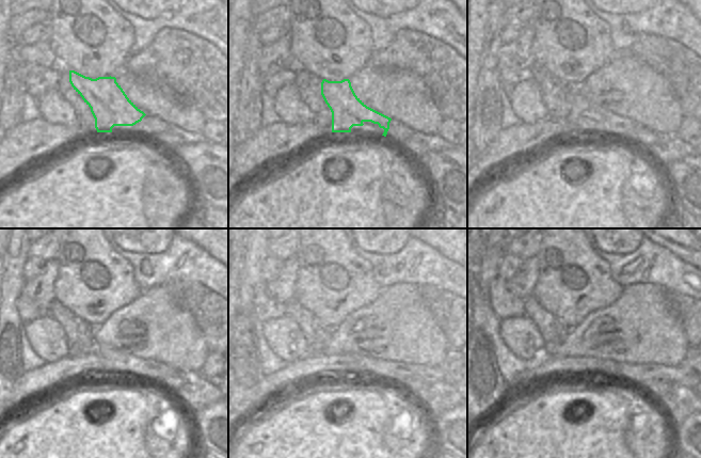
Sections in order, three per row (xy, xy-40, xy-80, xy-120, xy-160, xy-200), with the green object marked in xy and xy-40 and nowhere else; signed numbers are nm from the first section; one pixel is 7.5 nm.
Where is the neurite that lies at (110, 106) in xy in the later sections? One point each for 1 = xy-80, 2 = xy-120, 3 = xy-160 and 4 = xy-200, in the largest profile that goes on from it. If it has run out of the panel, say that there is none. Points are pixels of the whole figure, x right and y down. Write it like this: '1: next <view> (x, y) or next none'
1: next xy-80 (584, 113)
2: next xy-120 (159, 370)
3: next xy-160 (398, 372)
4: next xy-200 (636, 373)

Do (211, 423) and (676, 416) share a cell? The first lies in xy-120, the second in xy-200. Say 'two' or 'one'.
two

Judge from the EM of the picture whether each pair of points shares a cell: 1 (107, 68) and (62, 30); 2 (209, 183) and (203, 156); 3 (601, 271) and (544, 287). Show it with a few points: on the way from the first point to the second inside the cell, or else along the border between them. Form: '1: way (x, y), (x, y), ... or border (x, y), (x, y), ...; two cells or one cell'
1: way (102, 54), (97, 49), (91, 49), (76, 38); one cell
2: way (209, 176), (209, 167), (205, 162); one cell
3: way (587, 278), (566, 287), (558, 287); one cell

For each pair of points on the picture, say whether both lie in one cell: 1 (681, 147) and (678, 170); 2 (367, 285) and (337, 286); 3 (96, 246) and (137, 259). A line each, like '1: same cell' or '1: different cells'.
1: different cells
2: same cell
3: different cells

